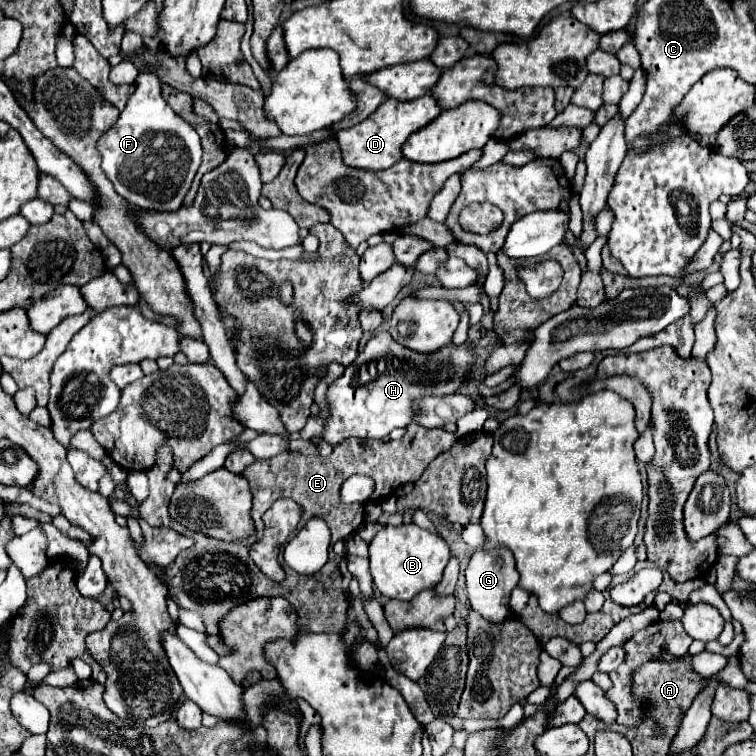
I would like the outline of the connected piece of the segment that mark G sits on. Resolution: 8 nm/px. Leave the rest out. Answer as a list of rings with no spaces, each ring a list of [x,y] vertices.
[[[493,547],[493,549],[477,549],[469,565],[465,569],[467,579],[467,593],[469,601],[475,611],[479,611],[485,619],[493,623],[501,623],[509,613],[509,595],[519,583],[519,573],[515,569],[515,559],[507,547]]]

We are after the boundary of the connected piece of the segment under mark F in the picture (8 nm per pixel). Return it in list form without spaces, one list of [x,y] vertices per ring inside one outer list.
[[[139,73],[135,81],[137,89],[129,97],[125,109],[111,129],[107,129],[97,141],[97,149],[101,153],[101,169],[107,179],[113,183],[115,191],[131,205],[139,209],[155,209],[155,211],[177,211],[183,205],[183,199],[191,187],[191,181],[201,165],[201,143],[197,131],[187,125],[161,97],[161,81],[153,73]]]

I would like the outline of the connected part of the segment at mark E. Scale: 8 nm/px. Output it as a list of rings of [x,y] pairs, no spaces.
[[[407,425],[405,435],[397,441],[375,441],[375,439],[359,439],[359,437],[349,437],[343,443],[333,447],[333,453],[329,457],[305,457],[299,453],[283,451],[267,461],[255,461],[249,465],[249,469],[243,471],[245,479],[251,485],[253,491],[253,509],[251,517],[255,521],[255,527],[261,535],[261,525],[263,525],[263,513],[273,505],[273,501],[281,497],[293,499],[301,511],[303,511],[303,525],[307,523],[309,517],[325,517],[333,543],[337,539],[349,537],[353,531],[359,529],[363,523],[365,515],[365,503],[355,503],[355,505],[345,505],[339,501],[339,487],[343,481],[355,473],[359,475],[369,475],[375,479],[375,491],[369,501],[381,503],[385,501],[391,493],[395,493],[401,485],[413,483],[421,477],[423,469],[441,453],[451,449],[451,445],[457,441],[455,433],[449,433],[445,429],[425,429],[421,425]]]

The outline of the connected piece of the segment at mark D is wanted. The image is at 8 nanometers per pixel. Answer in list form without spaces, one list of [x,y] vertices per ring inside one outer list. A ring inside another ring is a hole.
[[[423,95],[419,99],[413,101],[397,101],[397,99],[385,99],[375,113],[371,113],[365,121],[357,123],[351,129],[339,131],[335,135],[335,139],[339,141],[341,153],[343,153],[343,161],[349,167],[357,167],[357,169],[387,169],[391,167],[395,161],[403,159],[401,155],[401,145],[407,141],[407,137],[419,129],[423,129],[425,125],[429,125],[437,115],[441,113],[437,101],[431,95]]]

